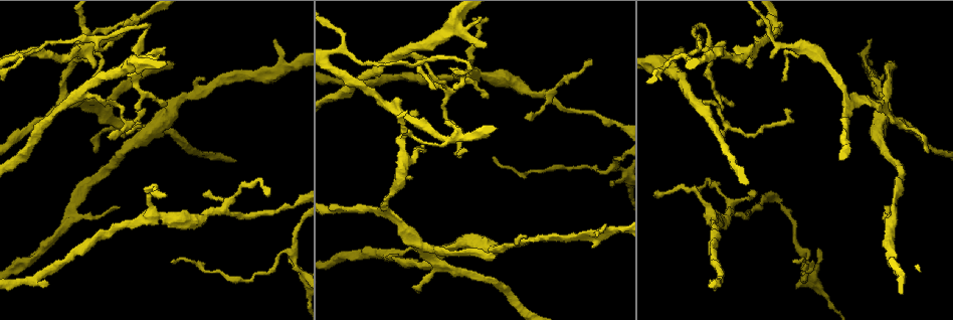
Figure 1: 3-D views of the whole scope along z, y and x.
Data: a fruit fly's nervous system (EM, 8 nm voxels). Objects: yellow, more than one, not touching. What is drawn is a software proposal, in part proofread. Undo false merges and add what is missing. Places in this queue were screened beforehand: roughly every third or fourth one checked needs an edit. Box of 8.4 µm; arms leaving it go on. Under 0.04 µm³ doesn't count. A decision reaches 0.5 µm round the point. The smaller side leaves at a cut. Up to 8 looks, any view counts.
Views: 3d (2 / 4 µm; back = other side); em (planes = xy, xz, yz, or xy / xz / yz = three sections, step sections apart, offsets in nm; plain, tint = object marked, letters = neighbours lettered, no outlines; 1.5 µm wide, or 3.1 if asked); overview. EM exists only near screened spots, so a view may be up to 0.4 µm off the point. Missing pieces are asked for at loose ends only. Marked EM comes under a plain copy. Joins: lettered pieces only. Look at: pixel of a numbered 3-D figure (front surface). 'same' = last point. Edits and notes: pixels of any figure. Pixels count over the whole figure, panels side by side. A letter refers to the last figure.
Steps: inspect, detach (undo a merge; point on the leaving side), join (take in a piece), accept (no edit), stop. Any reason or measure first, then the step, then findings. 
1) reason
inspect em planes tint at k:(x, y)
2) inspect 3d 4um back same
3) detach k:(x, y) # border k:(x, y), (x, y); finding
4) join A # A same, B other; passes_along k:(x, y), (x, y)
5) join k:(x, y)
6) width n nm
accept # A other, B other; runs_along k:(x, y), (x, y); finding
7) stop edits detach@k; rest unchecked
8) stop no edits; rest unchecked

abrupt turn
inspect em yz step 4 tint at 1:(768, 35)

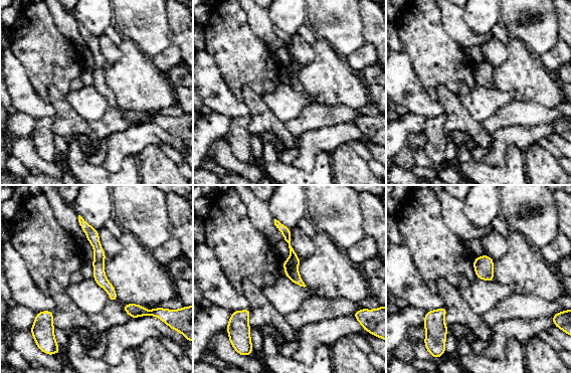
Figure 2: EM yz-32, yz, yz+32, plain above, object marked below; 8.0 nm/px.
another direction
inspect em planes tint same

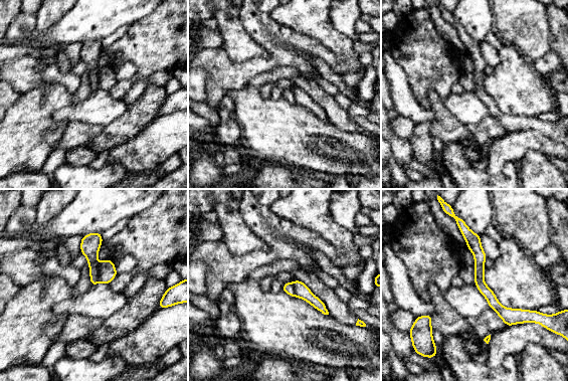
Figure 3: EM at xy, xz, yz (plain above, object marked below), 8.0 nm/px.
inspect em planes letters same

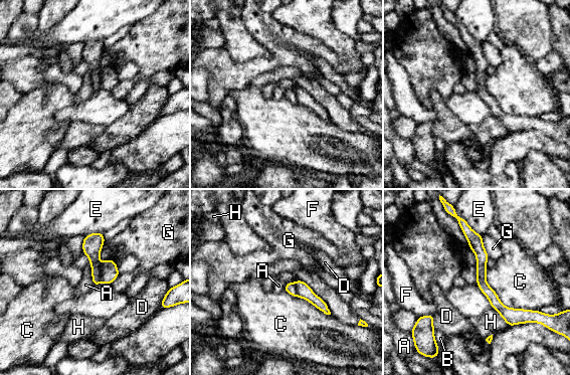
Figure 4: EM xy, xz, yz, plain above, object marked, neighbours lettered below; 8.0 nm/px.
longest_contact C 550 nm
detach 4:(110, 272) # A other, B other, C other, D other, E other, F other, G other, H other; two cells meet here

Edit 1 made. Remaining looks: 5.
tapers out
inspect 3d 4um at 1:(480, 18)

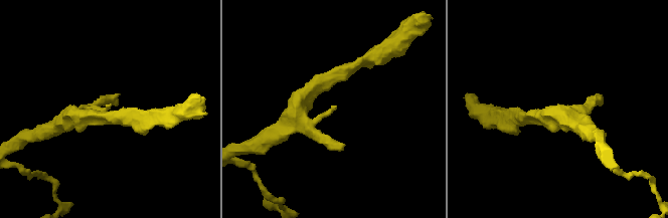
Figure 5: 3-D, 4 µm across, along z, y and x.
inspect em planes letters at 5:(111, 105)

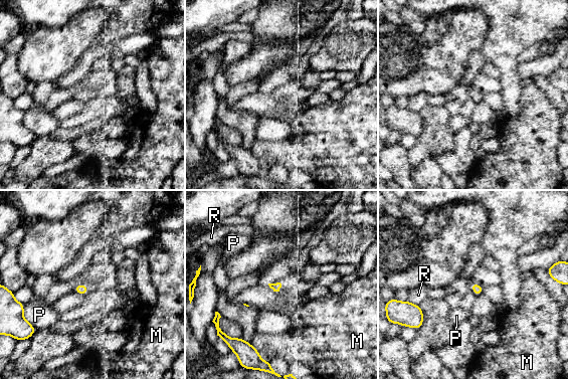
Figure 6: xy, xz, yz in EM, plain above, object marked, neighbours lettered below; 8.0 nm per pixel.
accept # M other, P other, R other; border 6:(28, 322), (35, 330); no lettered piece goes on from it

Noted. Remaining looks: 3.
free end
inspect 3d 2um at 1:(870, 41)

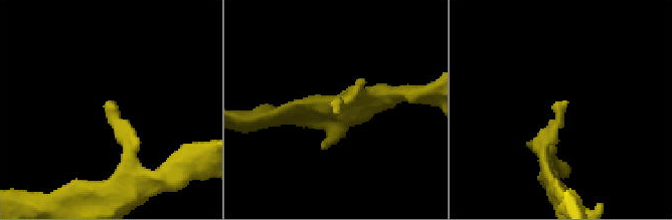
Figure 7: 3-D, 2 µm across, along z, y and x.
now the EM
inspect em xz step 4 letters at 7:(337, 115)

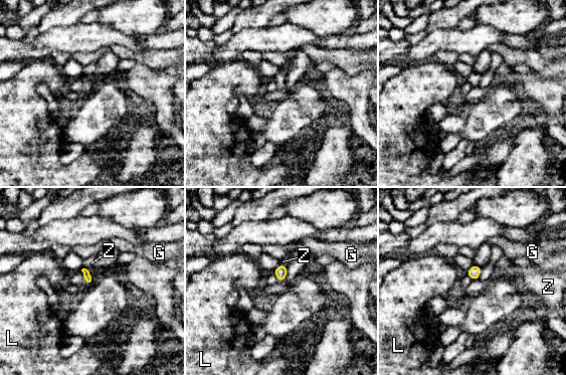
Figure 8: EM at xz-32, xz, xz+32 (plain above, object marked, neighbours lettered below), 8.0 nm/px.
another direction
inspect em xy step 4 letters same

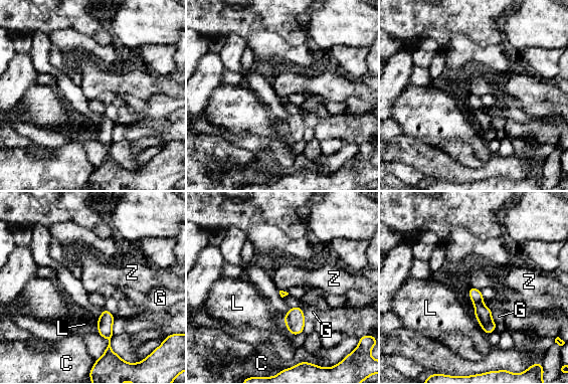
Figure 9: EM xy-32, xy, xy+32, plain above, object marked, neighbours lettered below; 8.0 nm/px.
accept # C other, G other, L other, Z other; border 9:(469, 285), (481, 291); none of them fits

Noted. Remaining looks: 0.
stop edits detach@4; rest unchecked

